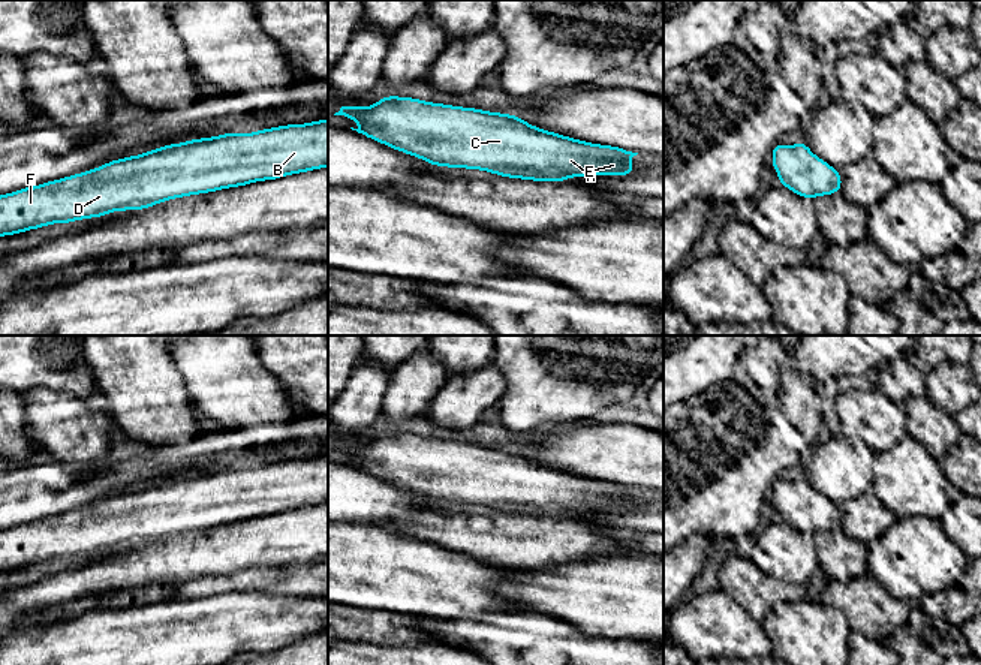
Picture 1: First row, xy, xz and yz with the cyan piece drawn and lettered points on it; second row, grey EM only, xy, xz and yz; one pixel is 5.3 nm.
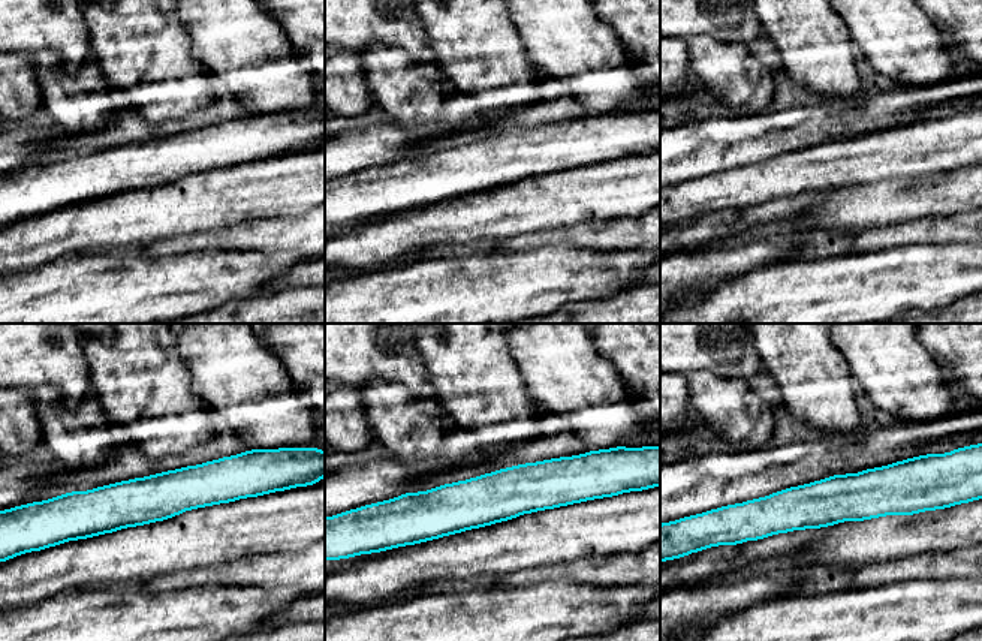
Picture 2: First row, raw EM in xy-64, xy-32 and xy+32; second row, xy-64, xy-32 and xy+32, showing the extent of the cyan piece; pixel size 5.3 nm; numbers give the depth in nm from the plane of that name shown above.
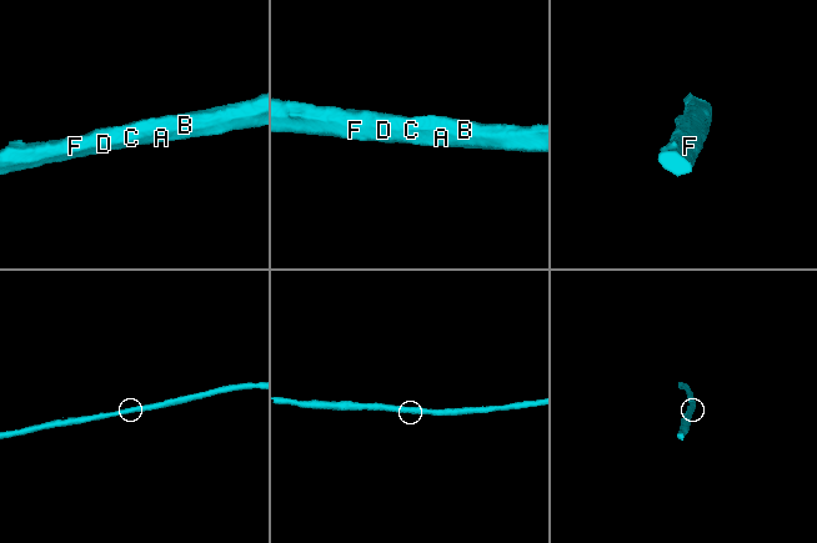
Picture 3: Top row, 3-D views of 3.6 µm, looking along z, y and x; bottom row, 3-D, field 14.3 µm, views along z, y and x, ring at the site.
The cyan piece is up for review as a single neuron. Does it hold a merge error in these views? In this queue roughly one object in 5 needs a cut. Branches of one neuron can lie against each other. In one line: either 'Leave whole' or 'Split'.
Leave whole

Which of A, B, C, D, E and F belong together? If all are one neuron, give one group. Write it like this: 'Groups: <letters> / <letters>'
Groups: A B C D E F

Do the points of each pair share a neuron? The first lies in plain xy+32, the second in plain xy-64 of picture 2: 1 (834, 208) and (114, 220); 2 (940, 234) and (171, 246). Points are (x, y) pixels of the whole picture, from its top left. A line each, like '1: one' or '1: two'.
1: one
2: one

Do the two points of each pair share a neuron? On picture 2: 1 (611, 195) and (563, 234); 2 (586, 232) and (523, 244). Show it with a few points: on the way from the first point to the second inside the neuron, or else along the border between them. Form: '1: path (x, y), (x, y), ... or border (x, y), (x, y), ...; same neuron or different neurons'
1: border (611, 219), (584, 219), (566, 226), (542, 231); different neurons
2: path (571, 235), (538, 240); same neuron

